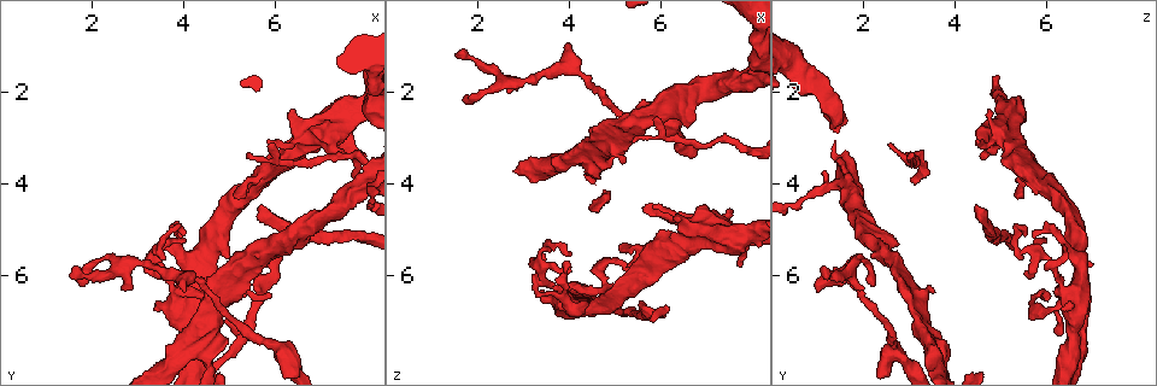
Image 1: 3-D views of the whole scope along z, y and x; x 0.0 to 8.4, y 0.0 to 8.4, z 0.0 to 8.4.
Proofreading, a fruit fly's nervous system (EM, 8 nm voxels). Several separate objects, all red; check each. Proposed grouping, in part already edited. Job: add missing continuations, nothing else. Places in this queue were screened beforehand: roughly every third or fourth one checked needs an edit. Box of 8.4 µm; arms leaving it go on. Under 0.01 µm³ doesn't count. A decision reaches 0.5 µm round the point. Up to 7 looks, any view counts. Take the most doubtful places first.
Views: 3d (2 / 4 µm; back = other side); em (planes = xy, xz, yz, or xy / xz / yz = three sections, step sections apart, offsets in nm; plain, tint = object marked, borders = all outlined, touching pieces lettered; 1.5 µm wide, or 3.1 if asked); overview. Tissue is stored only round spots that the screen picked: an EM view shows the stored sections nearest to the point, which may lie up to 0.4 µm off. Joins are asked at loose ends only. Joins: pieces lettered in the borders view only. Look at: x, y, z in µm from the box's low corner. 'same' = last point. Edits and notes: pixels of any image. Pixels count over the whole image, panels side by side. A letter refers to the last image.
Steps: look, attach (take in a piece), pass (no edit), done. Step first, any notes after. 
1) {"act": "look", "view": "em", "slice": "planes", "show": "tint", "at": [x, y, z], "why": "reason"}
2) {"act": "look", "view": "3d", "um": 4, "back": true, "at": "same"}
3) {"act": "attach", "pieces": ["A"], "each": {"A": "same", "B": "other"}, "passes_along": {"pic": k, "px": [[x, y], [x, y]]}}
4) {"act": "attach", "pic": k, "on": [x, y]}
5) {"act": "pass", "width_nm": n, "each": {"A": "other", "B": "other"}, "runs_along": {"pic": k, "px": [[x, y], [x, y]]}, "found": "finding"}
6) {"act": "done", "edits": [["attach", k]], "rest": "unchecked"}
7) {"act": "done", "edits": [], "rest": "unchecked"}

{"act": "look", "view": "em", "slice": "xz", "step": 8, "show": "tint", "at": [5.70, 4.50, 4.50], "why": "an open end"}

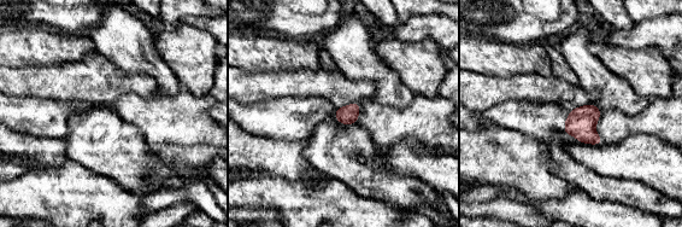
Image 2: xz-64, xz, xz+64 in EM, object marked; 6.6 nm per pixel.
{"act": "look", "view": "em", "slice": "planes", "show": "borders", "at": "same", "why": "cut it another way"}

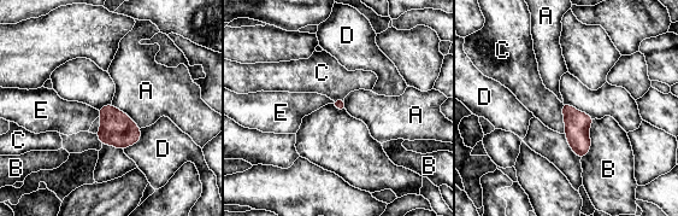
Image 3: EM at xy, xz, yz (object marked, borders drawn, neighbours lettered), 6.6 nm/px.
{"act": "attach", "pieces": ["E"], "each": {"A": "other", "B": "other", "C": "other", "D": "other", "E": "same"}, "passes_along": {"pic": 3, "px": [[117, 129], [99, 112], [66, 117]]}, "found": "the neuron continues"}

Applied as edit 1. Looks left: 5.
{"act": "look", "view": "3d", "um": 2, "at": [1.70, 5.85, 1.15], "why": "branch stops here"}

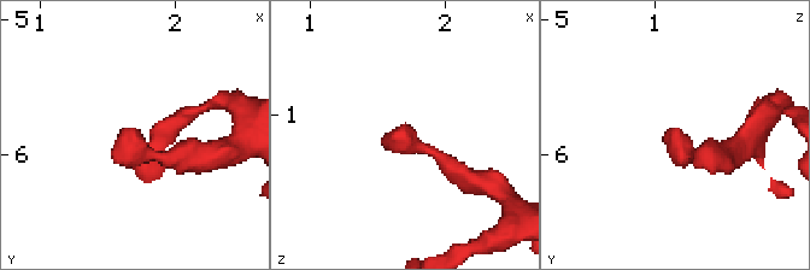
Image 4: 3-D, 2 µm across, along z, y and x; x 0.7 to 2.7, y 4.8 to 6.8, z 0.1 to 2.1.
{"act": "look", "view": "em", "slice": "planes", "show": "borders", "at": [1.66, 5.78, 1.12]}

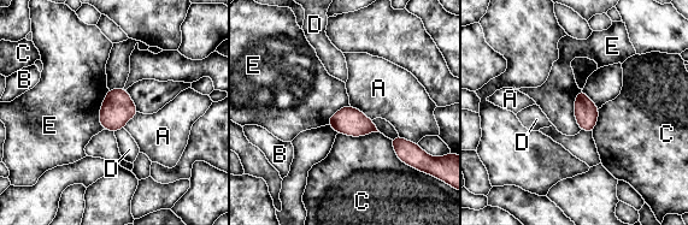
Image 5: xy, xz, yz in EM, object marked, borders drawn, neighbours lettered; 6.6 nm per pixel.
{"act": "pass", "longest_contact_nm": ["C", 280], "each": {"A": "other", "B": "other", "C": "other", "D": "other", "E": "other"}, "border": {"pic": 5, "px": [[109, 89], [99, 114], [104, 129]]}, "found": "no lettered piece goes on from it"}

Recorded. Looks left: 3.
{"act": "look", "view": "3d", "um": 2, "back": true, "at": [4.40, 6.30, 2.80], "why": "an open end"}

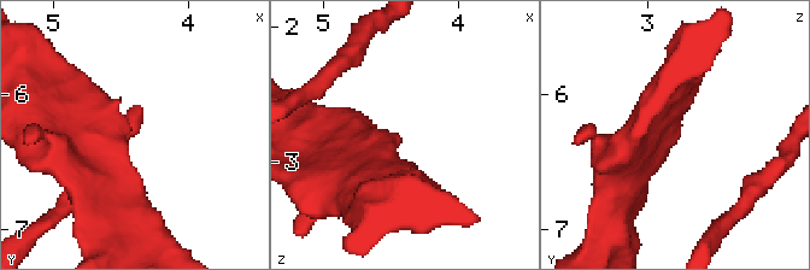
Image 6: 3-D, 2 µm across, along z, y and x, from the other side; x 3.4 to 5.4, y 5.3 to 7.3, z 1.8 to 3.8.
{"act": "look", "view": "em", "slice": "planes", "show": "borders", "at": [4.44, 6.24, 2.82], "why": "now the EM"}

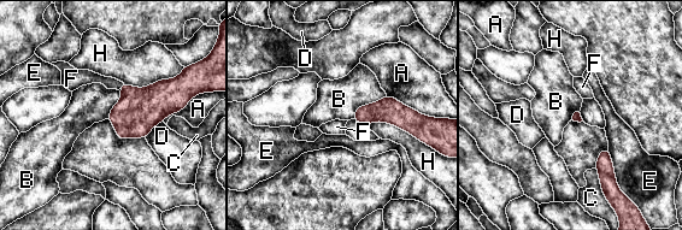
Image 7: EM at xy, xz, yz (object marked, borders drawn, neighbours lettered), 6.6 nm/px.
{"act": "attach", "pieces": ["F"], "each": {"A": "other", "B": "other", "C": "other", "D": "other", "E": "other", "F": "same", "H": "other"}, "passes_along": {"pic": 7, "px": [[140, 110], [121, 86], [84, 77]]}, "found": "the neuron continues"}

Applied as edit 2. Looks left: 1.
{"act": "done", "edits": [["attach", 3], ["attach", 7]], "rest": "unchecked"}

